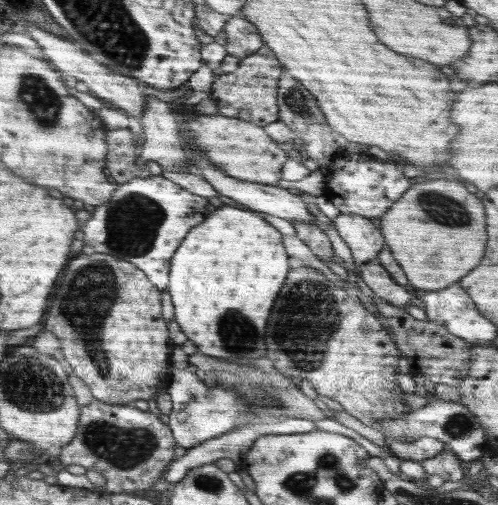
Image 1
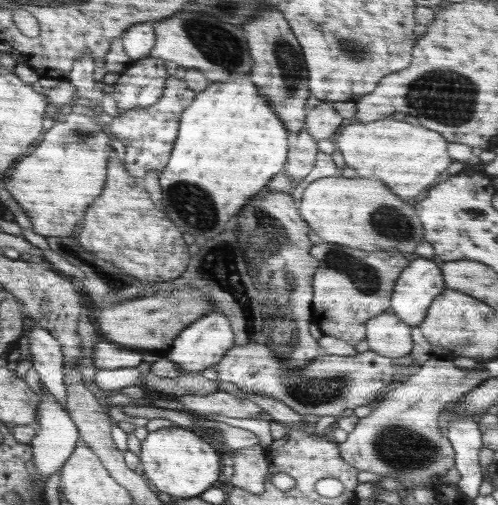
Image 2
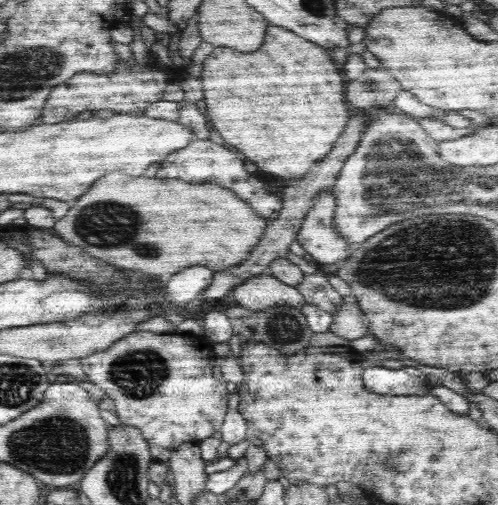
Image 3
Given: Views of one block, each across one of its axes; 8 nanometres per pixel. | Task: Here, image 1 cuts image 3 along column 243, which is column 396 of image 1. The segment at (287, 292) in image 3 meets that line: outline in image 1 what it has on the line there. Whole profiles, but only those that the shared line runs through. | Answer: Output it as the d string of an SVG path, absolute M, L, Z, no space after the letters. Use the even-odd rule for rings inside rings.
M372 261L362 263L357 272L361 276L360 280L370 287L373 294L396 307L407 309L410 306L410 299L417 293L410 287L400 286L394 282L380 263L374 264Z

